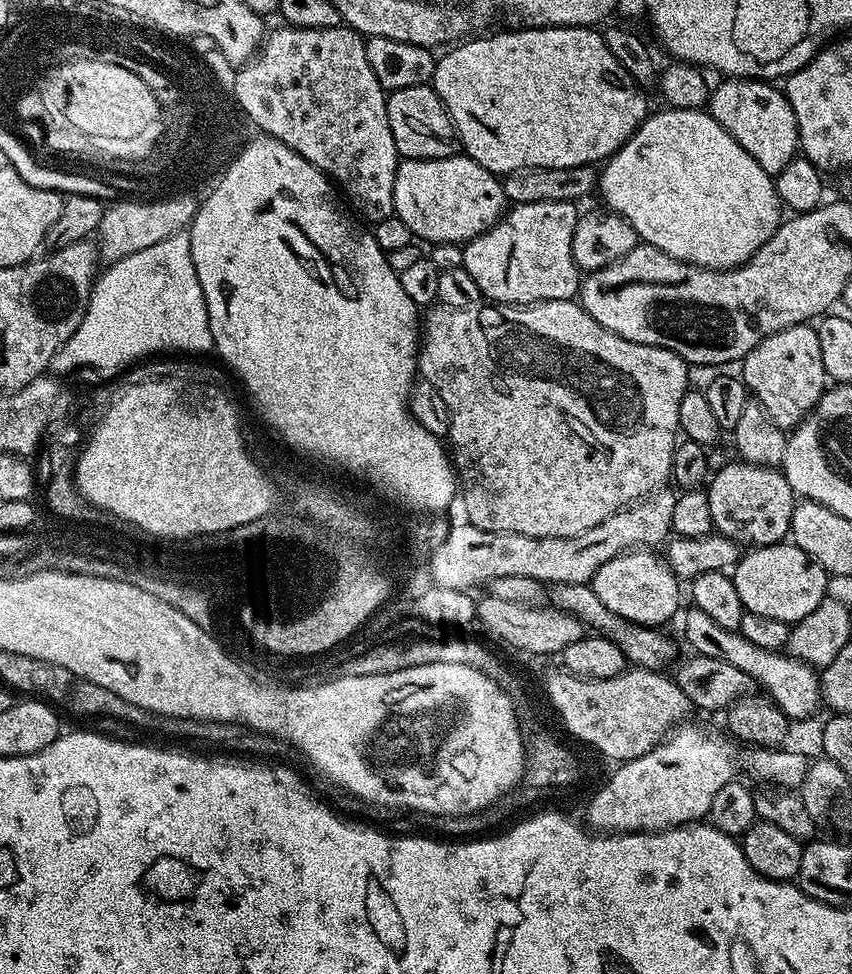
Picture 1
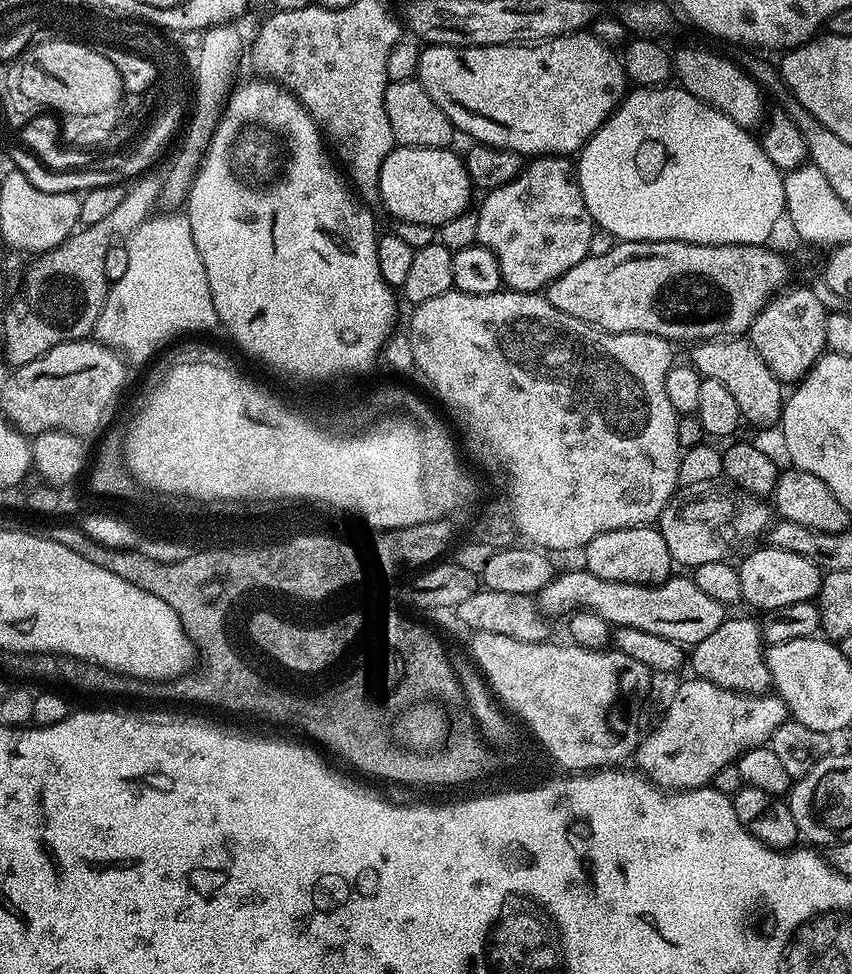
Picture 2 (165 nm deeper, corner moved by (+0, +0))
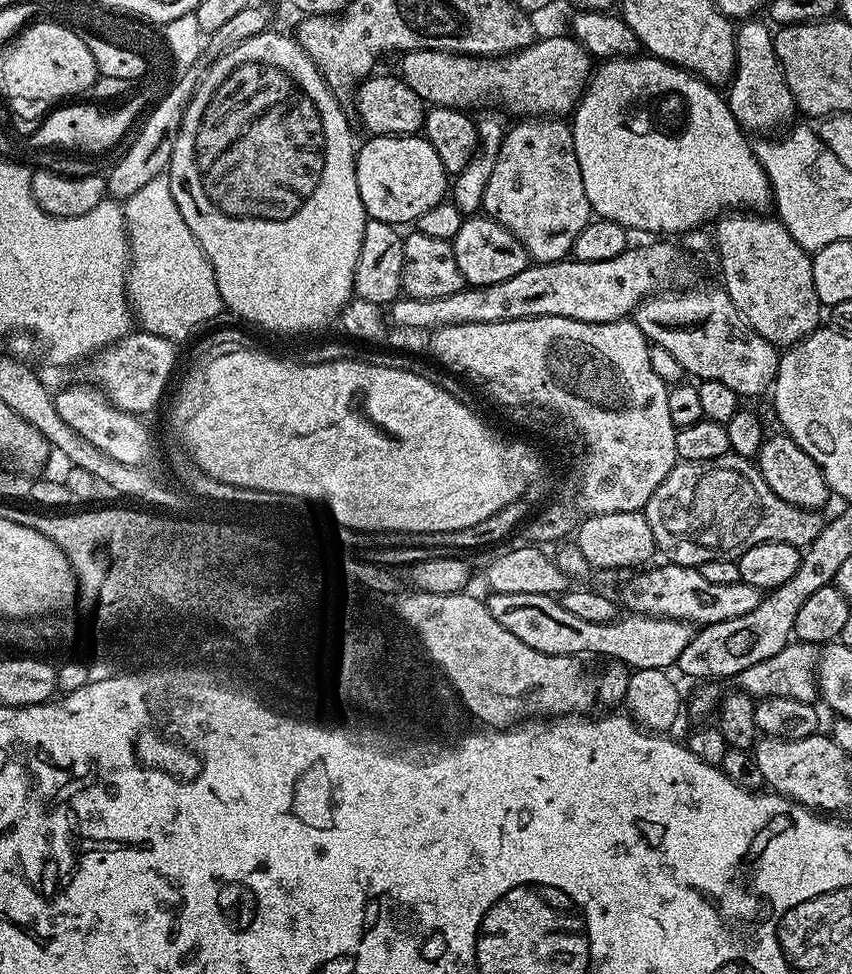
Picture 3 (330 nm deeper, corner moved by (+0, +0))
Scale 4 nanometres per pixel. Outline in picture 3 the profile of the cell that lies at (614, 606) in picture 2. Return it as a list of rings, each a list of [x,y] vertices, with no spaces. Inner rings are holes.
[[[660,562],[657,568],[645,567],[637,574],[632,574],[624,584],[623,607],[629,613],[637,616],[657,616],[658,618],[670,618],[671,620],[684,620],[693,626],[703,626],[714,622],[730,622],[730,618],[742,618],[742,614],[750,614],[754,606],[758,606],[762,599],[761,589],[750,586],[743,582],[731,584],[728,580],[711,580],[703,576],[700,568],[691,568],[671,562]]]

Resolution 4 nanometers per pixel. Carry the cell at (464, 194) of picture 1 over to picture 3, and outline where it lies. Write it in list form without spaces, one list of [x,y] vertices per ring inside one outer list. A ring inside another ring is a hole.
[[[423,135],[414,136],[372,136],[359,145],[356,154],[356,177],[358,194],[362,194],[362,206],[373,220],[381,220],[397,226],[411,225],[426,210],[438,206],[450,188],[450,176],[445,172],[434,146]]]

